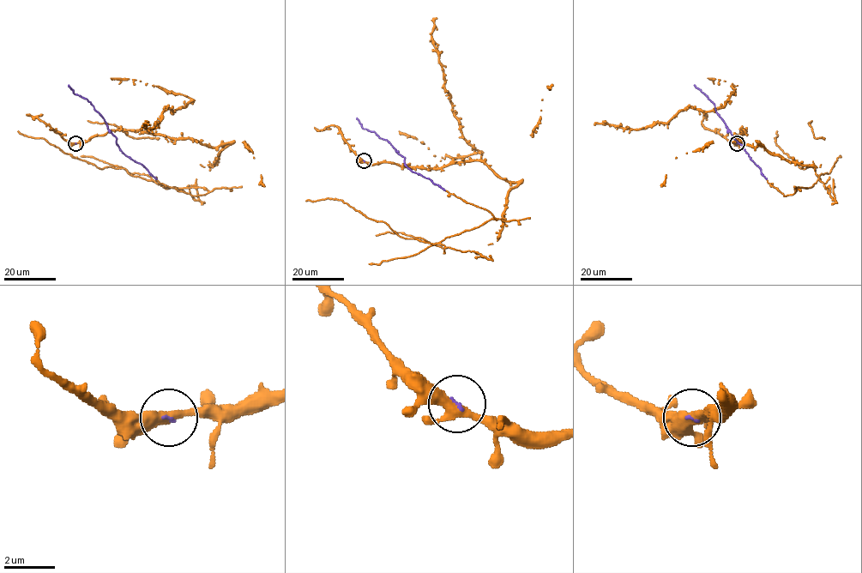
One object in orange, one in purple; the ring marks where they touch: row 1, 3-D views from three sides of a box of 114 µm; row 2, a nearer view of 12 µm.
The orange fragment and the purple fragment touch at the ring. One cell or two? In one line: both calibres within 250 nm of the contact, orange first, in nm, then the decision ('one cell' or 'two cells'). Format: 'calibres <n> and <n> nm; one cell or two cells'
calibres 360 and 70 nm; one cell

